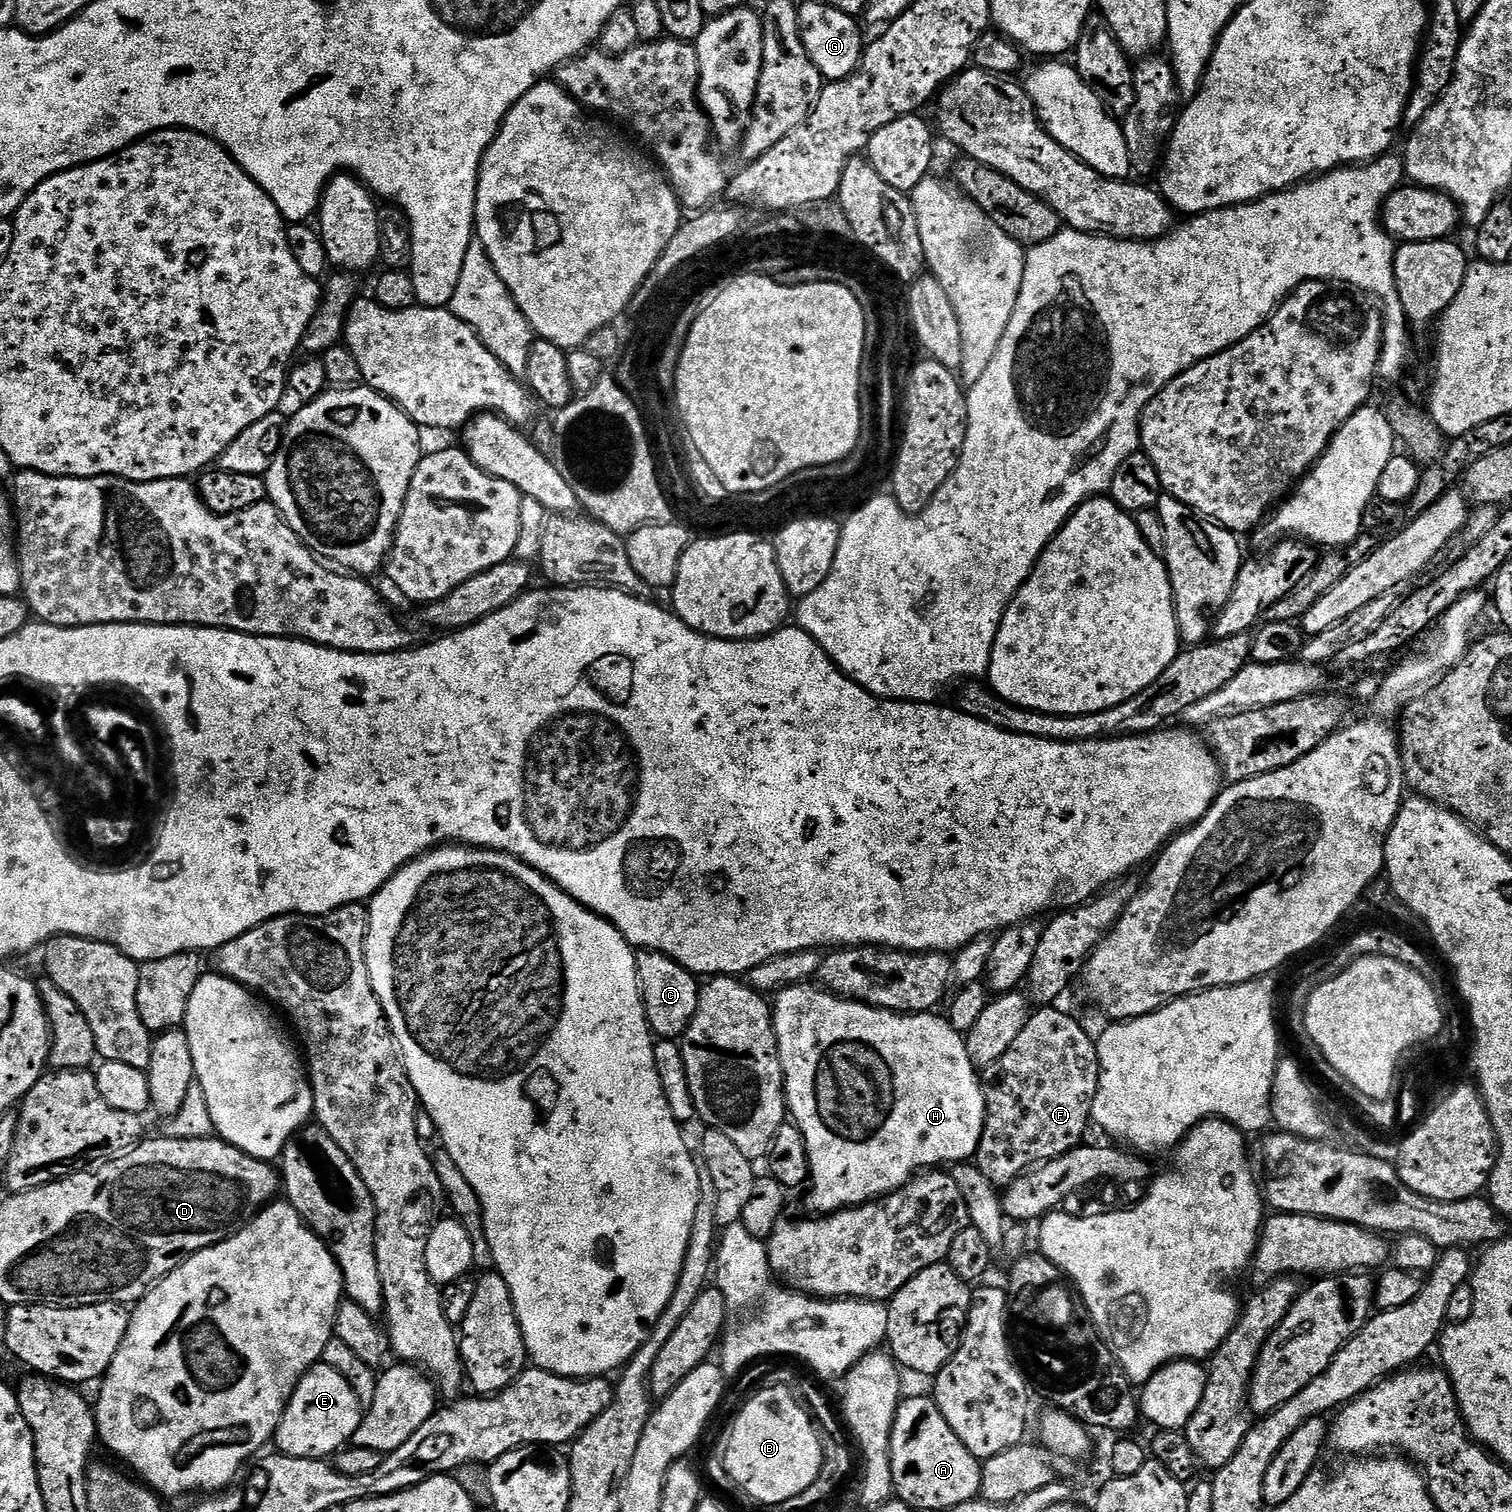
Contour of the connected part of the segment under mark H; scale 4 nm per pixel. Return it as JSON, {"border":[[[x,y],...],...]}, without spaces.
{"border":[[[812,982],[795,984],[789,988],[783,988],[781,992],[775,993],[774,1003],[772,1004],[772,1021],[774,1022],[774,1030],[778,1038],[778,1050],[780,1051],[780,1061],[782,1062],[782,1070],[784,1071],[784,1096],[788,1100],[788,1116],[791,1123],[795,1124],[796,1129],[800,1131],[802,1138],[806,1142],[808,1178],[810,1181],[807,1185],[806,1193],[808,1192],[808,1208],[812,1211],[809,1213],[831,1214],[833,1212],[843,1212],[845,1208],[857,1208],[860,1204],[869,1204],[871,1200],[878,1200],[881,1196],[888,1196],[892,1192],[897,1192],[903,1184],[908,1183],[921,1170],[936,1170],[941,1166],[962,1164],[971,1161],[975,1157],[980,1145],[980,1139],[982,1138],[982,1130],[984,1129],[984,1085],[982,1083],[982,1076],[976,1065],[970,1062],[970,1054],[966,1054],[966,1042],[962,1033],[949,1024],[949,1021],[943,1015],[942,1017],[936,1015],[940,1014],[933,1014],[932,1012],[917,1012],[915,1014],[887,1012],[881,1008],[872,1008],[869,1004],[860,1004],[856,1000],[845,1000],[844,997],[836,996],[833,992],[829,992]]]}

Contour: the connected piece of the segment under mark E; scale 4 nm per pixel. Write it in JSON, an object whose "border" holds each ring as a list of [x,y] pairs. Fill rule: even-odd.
{"border":[[[321,1362],[298,1382],[280,1419],[274,1444],[286,1456],[323,1460],[339,1452],[351,1441],[361,1419],[362,1405],[354,1390],[350,1390],[350,1382],[346,1382],[338,1370],[330,1370],[330,1366]]]}

